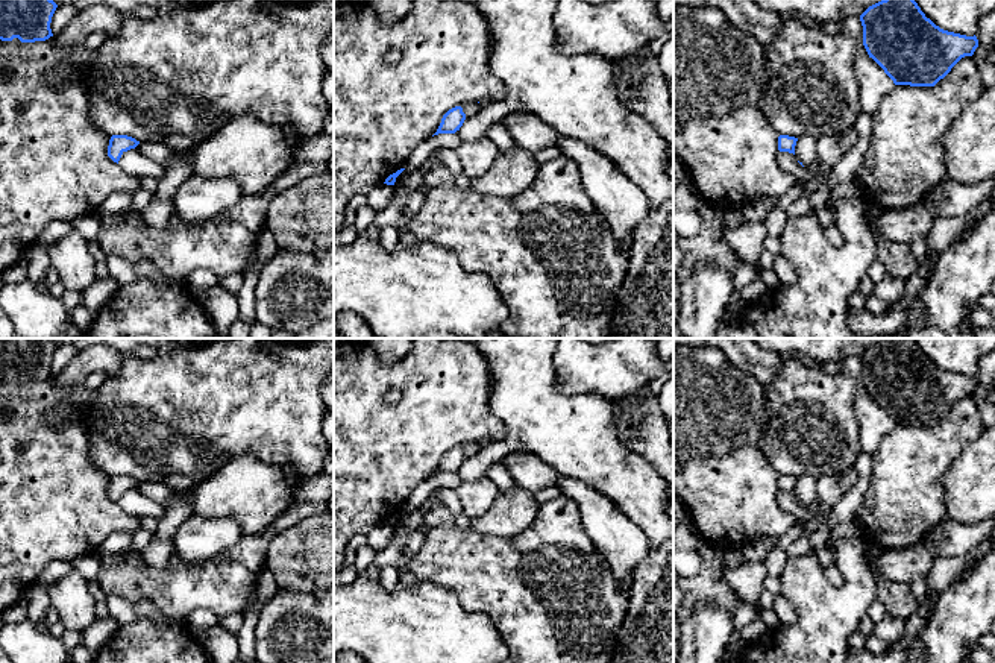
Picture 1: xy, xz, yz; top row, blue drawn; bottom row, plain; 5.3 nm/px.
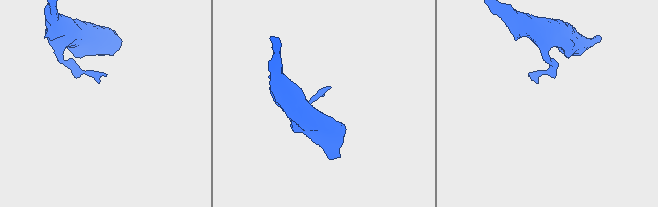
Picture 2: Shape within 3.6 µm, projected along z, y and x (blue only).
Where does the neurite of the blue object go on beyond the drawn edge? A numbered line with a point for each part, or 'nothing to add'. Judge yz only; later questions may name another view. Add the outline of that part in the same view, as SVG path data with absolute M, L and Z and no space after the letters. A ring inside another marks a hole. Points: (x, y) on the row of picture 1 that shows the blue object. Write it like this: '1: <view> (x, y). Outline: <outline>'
nothing to add

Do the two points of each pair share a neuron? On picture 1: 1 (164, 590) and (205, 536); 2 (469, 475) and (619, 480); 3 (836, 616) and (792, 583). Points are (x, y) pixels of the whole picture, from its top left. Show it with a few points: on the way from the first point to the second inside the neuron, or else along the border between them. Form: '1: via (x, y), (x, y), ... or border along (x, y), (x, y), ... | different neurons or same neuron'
1: border along (173, 549), (188, 563), (216, 560) | different neurons
2: via (507, 445), (517, 434), (572, 434), (581, 443) | same neuron
3: via (825, 609), (803, 586) | same neuron

